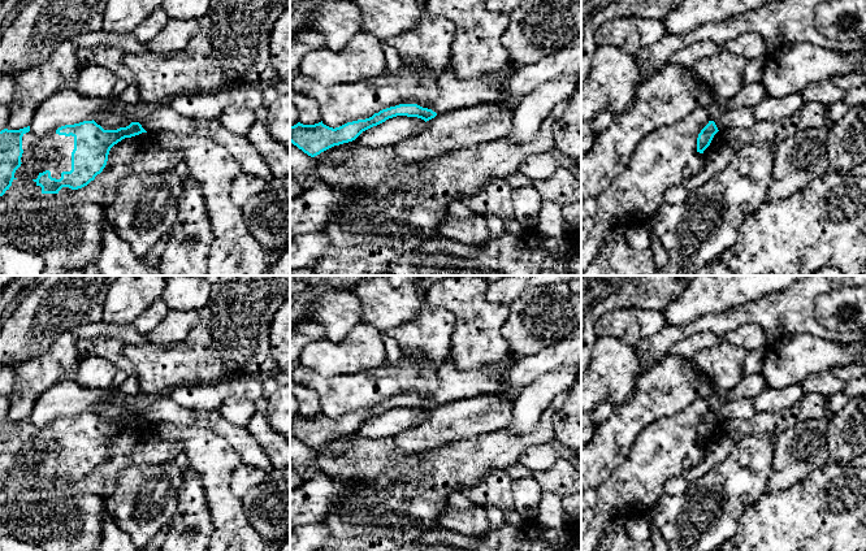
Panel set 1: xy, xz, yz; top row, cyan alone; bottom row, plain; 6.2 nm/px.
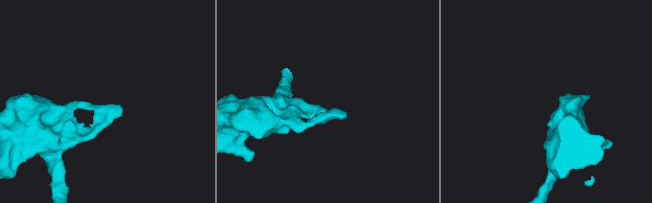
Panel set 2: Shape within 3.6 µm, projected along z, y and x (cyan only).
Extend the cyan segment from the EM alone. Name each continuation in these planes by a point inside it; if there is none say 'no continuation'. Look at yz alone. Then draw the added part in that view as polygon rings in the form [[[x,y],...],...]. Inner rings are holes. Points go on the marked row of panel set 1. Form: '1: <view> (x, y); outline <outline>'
no continuation

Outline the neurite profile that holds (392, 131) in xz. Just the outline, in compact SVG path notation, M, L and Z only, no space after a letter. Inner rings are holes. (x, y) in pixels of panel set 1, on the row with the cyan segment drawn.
M397 116L385 122L363 131L356 142L337 148L326 160L330 166L341 165L350 155L354 147L378 148L395 146L399 142L420 134L425 127L425 121L417 117Z

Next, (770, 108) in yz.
M800 94L783 97L766 96L752 109L757 121L775 121L794 116L804 104Z

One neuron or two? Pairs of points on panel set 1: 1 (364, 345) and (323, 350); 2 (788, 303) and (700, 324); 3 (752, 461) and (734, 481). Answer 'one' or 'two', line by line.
1: one
2: one
3: one

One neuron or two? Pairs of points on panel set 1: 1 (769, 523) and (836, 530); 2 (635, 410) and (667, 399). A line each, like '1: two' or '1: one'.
1: one
2: one

